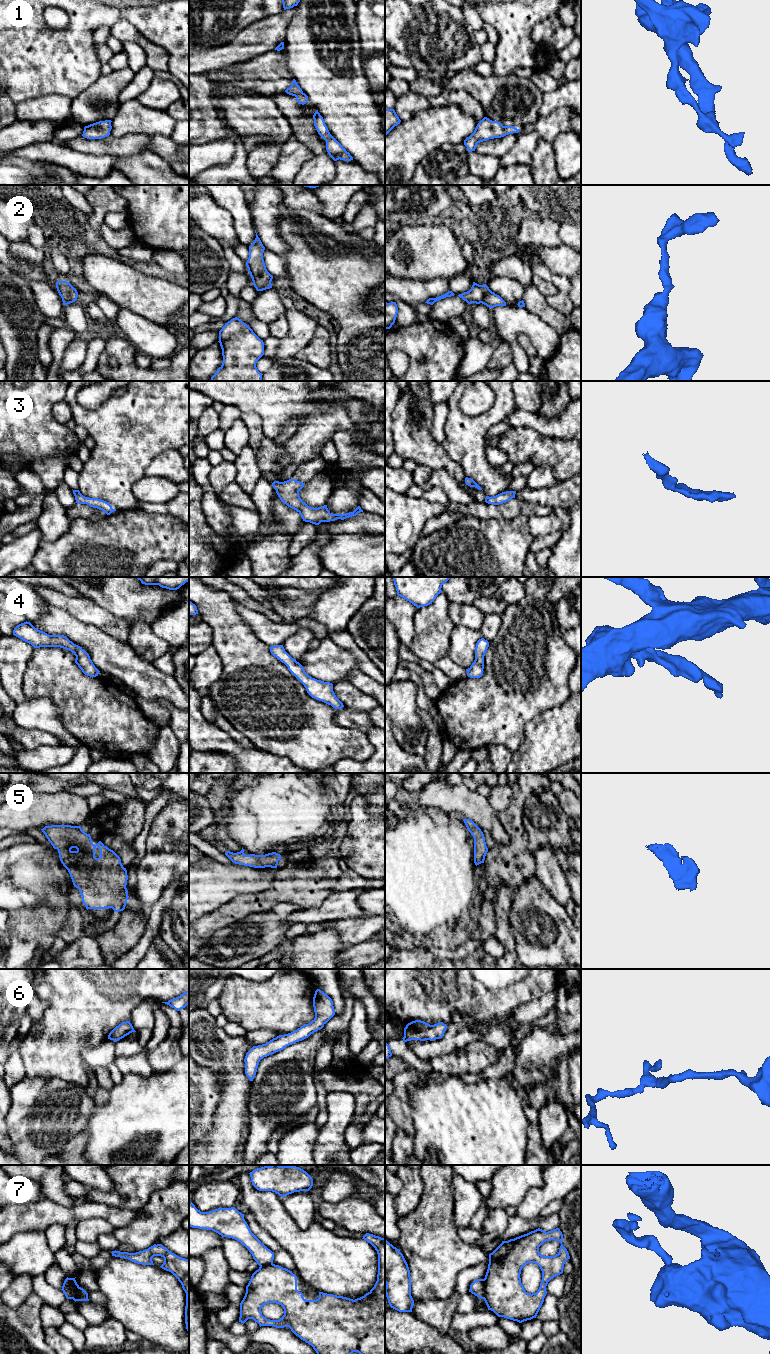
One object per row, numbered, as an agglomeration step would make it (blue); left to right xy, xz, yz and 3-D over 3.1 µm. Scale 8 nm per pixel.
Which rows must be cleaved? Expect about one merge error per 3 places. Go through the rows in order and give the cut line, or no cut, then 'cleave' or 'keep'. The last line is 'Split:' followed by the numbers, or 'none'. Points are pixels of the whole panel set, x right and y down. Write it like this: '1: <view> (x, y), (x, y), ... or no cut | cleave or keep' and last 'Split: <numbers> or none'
1: no cut | keep
2: no cut | keep
3: no cut | keep
4: no cut | keep
5: no cut | keep
6: no cut | keep
7: xy (70, 1278), (73, 1281), (74, 1290), (72, 1298) | cleave
Split: 7

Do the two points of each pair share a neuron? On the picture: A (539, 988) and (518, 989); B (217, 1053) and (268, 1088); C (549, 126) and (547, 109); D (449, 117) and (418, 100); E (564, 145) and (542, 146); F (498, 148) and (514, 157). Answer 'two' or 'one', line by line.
A: one
B: two
C: two
D: two
E: two
F: two

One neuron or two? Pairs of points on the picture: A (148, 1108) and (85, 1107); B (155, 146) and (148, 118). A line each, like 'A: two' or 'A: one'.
A: two
B: two

